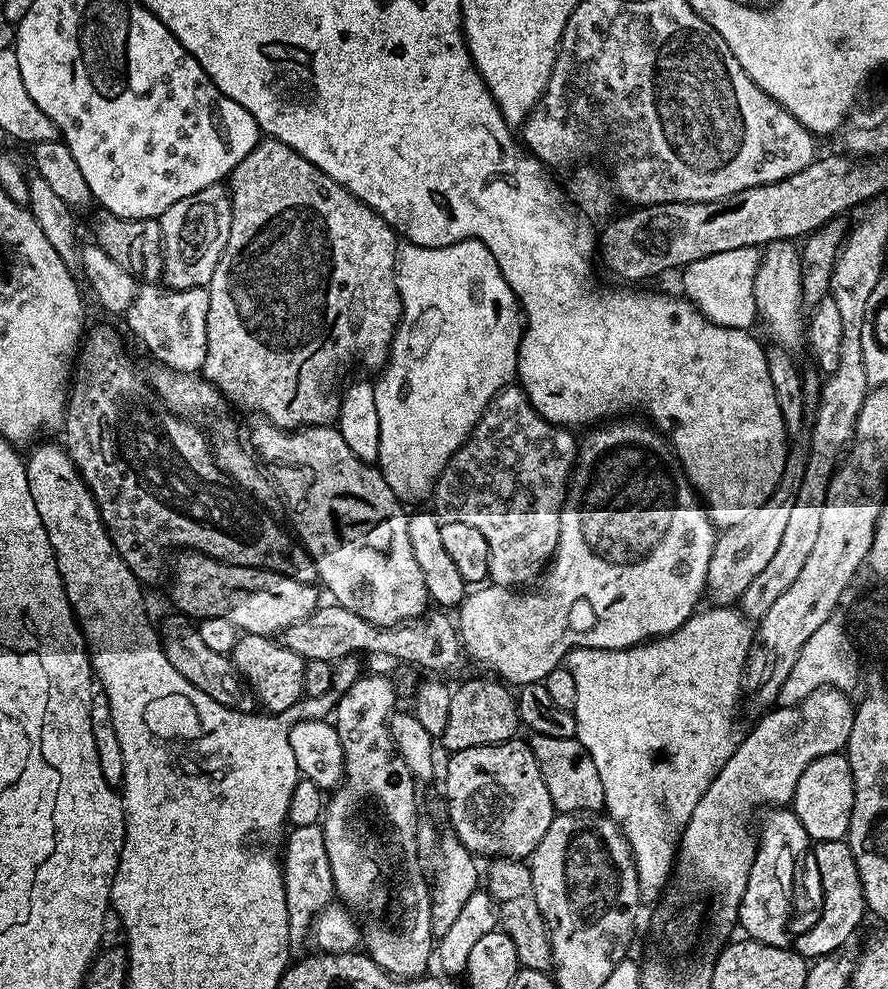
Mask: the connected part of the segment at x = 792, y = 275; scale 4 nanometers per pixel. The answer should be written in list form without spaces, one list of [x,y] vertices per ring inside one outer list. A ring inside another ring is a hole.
[[[775,240],[774,242],[770,242],[769,244],[763,245],[762,251],[759,253],[760,256],[760,265],[754,268],[756,277],[754,278],[754,298],[756,299],[756,310],[759,316],[759,319],[762,321],[764,320],[764,324],[768,327],[768,332],[770,335],[773,336],[775,347],[783,348],[785,350],[793,350],[792,348],[796,348],[799,344],[802,344],[802,341],[805,339],[806,336],[806,326],[805,323],[802,321],[802,316],[800,320],[800,308],[803,307],[804,301],[804,291],[802,290],[802,282],[804,281],[804,265],[802,263],[802,252],[799,247],[793,241],[790,240]]]

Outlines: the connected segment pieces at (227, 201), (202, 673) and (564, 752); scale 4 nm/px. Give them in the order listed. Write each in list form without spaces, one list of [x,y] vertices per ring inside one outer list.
[[[223,183],[206,186],[206,190],[198,190],[198,194],[182,198],[182,202],[174,202],[174,206],[158,219],[164,235],[163,287],[174,290],[207,288],[230,238],[232,201],[229,189]]]
[[[183,614],[171,615],[158,624],[160,645],[166,658],[170,658],[170,666],[174,666],[174,670],[178,670],[178,674],[182,674],[182,678],[186,678],[190,686],[198,686],[202,694],[214,698],[214,702],[222,702],[222,706],[239,712],[253,711],[257,707],[258,700],[249,688],[248,682],[236,669],[231,655],[223,656],[215,650],[209,650],[202,639],[199,627],[189,617]]]
[[[532,734],[526,743],[531,748],[538,762],[538,770],[542,770],[542,782],[546,782],[546,790],[550,790],[550,802],[553,809],[560,814],[596,814],[604,808],[602,778],[598,778],[598,766],[594,766],[594,758],[575,738],[550,738],[550,734]]]

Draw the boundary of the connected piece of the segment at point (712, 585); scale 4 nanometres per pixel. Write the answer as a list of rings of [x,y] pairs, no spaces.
[[[793,451],[789,455],[784,475],[780,477],[779,487],[772,495],[756,508],[747,509],[746,515],[733,528],[721,531],[716,538],[714,554],[710,554],[710,570],[708,571],[708,587],[706,596],[713,605],[732,606],[739,601],[741,594],[766,570],[778,551],[778,542],[782,542],[782,533],[786,530],[786,522],[790,519],[790,506],[796,502],[796,495],[804,477],[803,451]]]

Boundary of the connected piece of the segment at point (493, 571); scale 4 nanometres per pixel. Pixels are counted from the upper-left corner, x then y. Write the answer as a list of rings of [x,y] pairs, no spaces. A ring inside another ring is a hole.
[[[509,386],[489,402],[480,421],[472,428],[467,442],[440,471],[430,497],[435,515],[445,524],[466,522],[486,538],[488,547],[488,580],[497,588],[523,589],[541,579],[556,554],[560,533],[560,512],[572,469],[576,463],[578,440],[569,429],[550,423],[528,403],[519,386]]]

